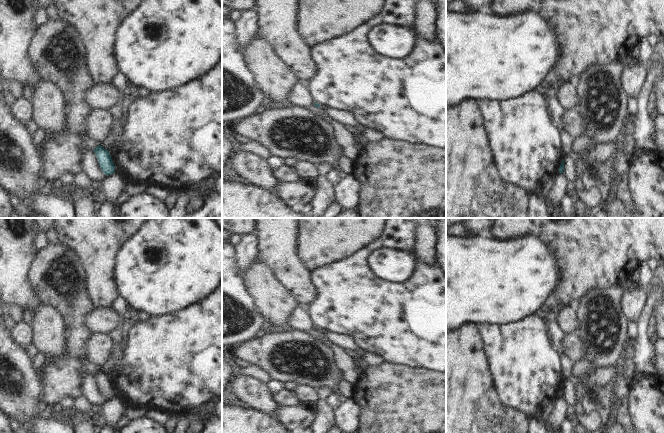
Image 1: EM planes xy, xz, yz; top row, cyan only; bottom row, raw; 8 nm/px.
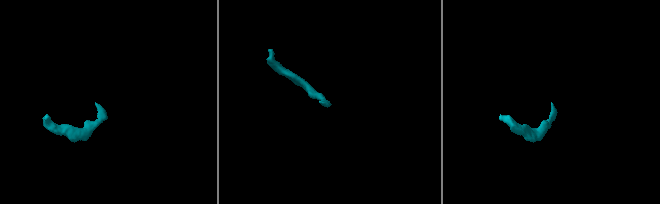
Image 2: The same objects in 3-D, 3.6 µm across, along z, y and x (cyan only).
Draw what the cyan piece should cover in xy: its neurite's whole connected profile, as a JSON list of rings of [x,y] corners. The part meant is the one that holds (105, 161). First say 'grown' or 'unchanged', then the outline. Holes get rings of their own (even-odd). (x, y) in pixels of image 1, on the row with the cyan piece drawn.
unchanged | [[[98,145],[94,149],[94,152],[97,156],[100,168],[102,169],[103,173],[107,176],[113,174],[115,172],[115,166],[108,150],[104,149],[101,145]]]

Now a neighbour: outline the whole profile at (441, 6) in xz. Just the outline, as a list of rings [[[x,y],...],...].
[[[439,0],[437,14],[438,39],[446,50],[446,0]]]

